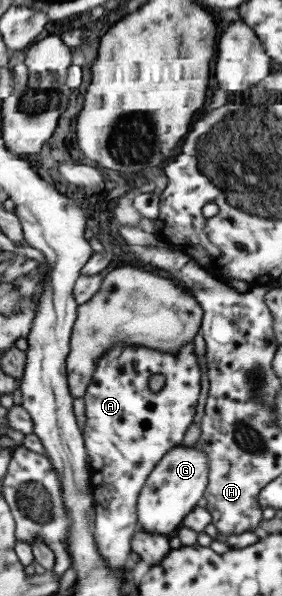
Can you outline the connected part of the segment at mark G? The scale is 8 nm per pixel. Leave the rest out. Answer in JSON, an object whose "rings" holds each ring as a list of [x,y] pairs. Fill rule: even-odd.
{"rings":[[[176,446],[171,449],[148,478],[143,493],[140,493],[139,528],[150,534],[174,532],[203,496],[209,473],[207,455],[198,446]]]}

